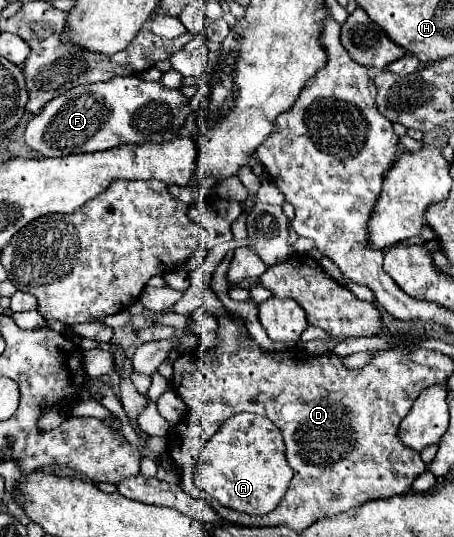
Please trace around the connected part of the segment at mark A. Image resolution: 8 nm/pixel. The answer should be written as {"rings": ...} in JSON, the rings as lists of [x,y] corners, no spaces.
{"rings":[[[235,414],[231,416],[205,444],[201,458],[195,466],[195,484],[223,506],[231,510],[263,516],[279,506],[293,470],[285,458],[285,442],[279,428],[259,414]]]}

